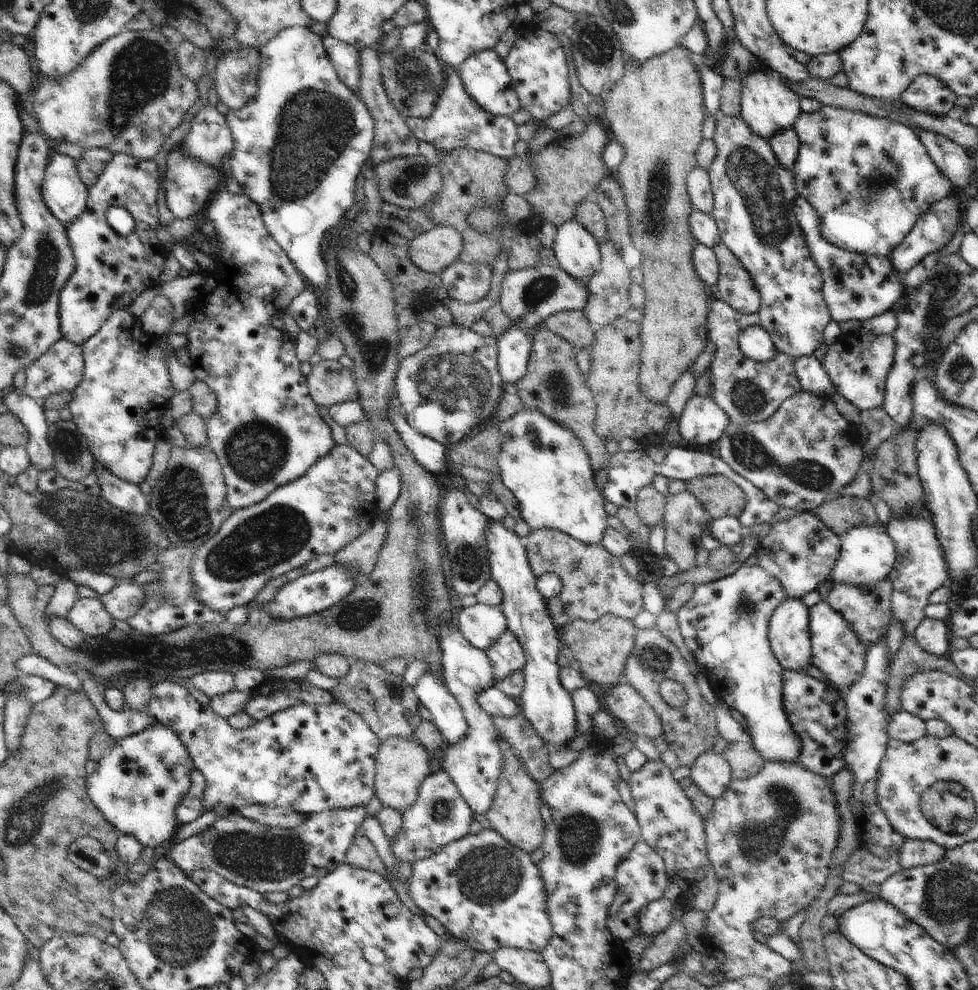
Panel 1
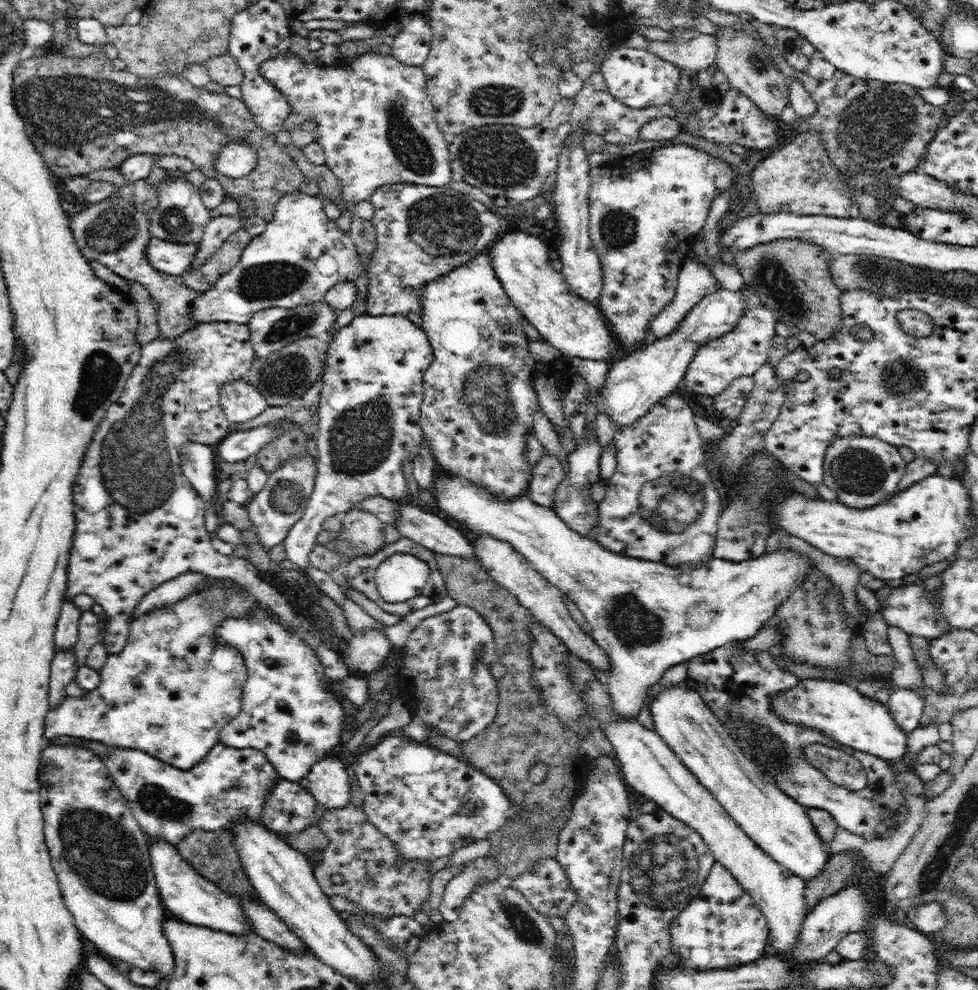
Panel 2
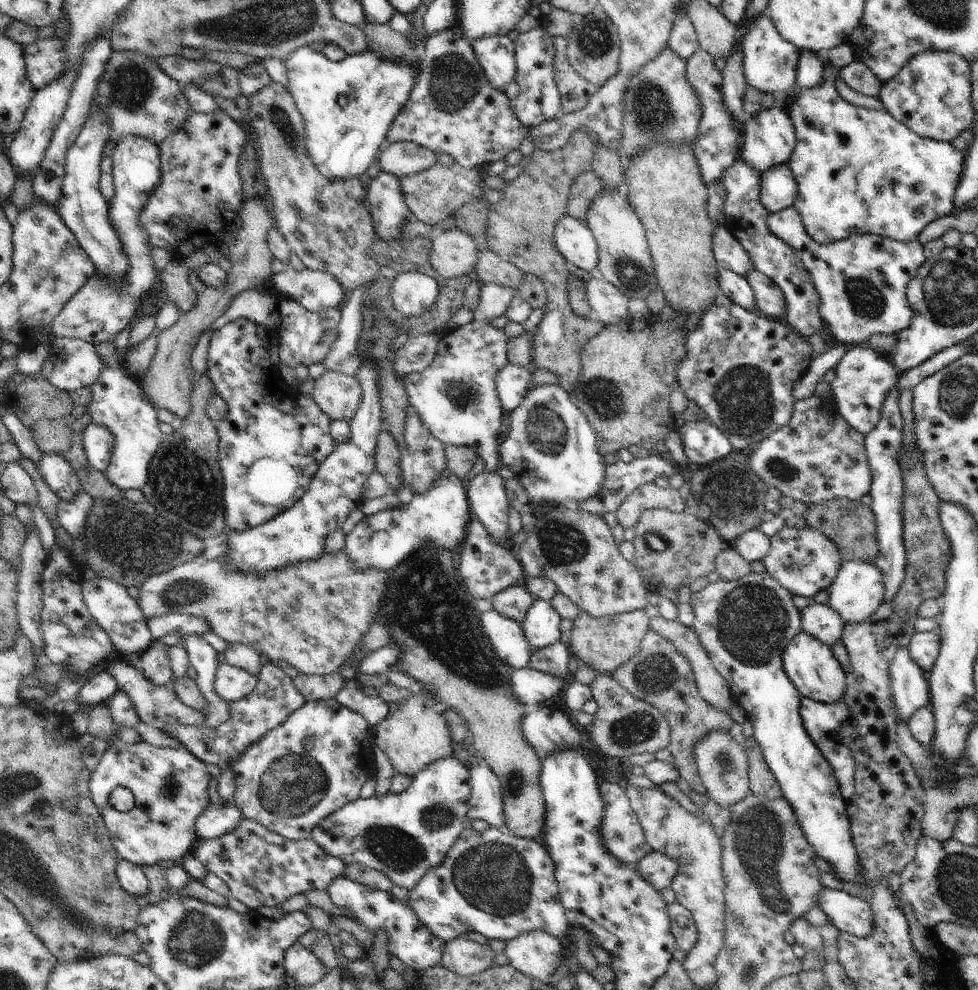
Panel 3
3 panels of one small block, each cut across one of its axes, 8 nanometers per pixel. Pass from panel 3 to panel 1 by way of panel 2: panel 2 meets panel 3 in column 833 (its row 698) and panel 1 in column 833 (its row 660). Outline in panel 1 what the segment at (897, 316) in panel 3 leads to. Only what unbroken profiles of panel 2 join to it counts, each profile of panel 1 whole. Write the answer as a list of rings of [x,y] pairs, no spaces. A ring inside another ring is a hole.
[[[800,195],[793,202],[793,213],[796,215],[804,238],[814,262],[821,270],[823,278],[823,297],[828,305],[831,320],[846,322],[858,320],[862,322],[880,316],[891,310],[892,305],[906,290],[906,276],[897,275],[891,256],[879,257],[847,251],[829,243],[821,233],[821,220],[814,207]]]

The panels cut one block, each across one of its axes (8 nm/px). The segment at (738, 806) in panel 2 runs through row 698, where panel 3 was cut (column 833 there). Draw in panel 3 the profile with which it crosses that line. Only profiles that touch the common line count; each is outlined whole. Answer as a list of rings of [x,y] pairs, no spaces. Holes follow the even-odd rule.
[[[802,631],[792,639],[784,649],[783,667],[788,678],[794,683],[796,690],[803,697],[817,703],[832,704],[844,698],[847,692],[847,671],[834,656],[833,650],[817,638]]]

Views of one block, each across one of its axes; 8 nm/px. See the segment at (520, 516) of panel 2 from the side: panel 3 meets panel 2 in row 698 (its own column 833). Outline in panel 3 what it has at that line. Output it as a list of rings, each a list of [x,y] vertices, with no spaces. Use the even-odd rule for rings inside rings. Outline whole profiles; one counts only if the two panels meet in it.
[[[814,602],[801,610],[802,631],[829,647],[841,640],[844,625],[841,616],[829,605]]]

